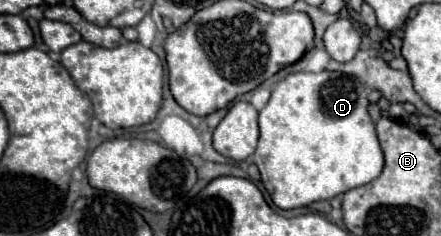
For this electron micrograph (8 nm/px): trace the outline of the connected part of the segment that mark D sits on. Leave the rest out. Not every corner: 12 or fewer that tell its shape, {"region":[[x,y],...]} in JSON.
{"region":[[291,73],[254,163],[279,209],[379,177],[365,83]]}

